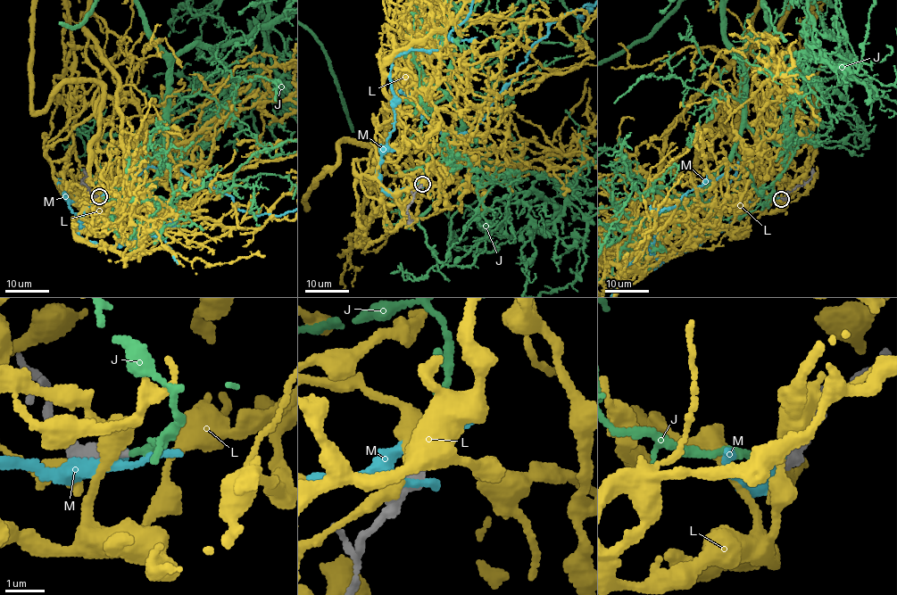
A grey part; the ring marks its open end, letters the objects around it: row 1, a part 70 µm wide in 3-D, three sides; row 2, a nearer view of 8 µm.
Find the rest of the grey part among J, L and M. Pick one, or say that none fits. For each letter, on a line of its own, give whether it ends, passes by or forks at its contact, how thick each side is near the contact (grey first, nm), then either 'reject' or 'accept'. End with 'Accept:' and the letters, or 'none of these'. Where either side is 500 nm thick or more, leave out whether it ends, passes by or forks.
J: it ends; calibres 360 and 180 nm; accept
L: it passes by; calibres 360 and 320 nm; reject
M: calibres 550 and 380 nm; reject
Accept: J

